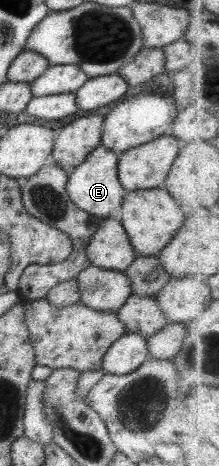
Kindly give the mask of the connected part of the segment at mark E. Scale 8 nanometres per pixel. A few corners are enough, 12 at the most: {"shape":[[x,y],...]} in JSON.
{"shape":[[102,145],[67,175],[65,193],[97,218],[126,193],[117,155]]}

